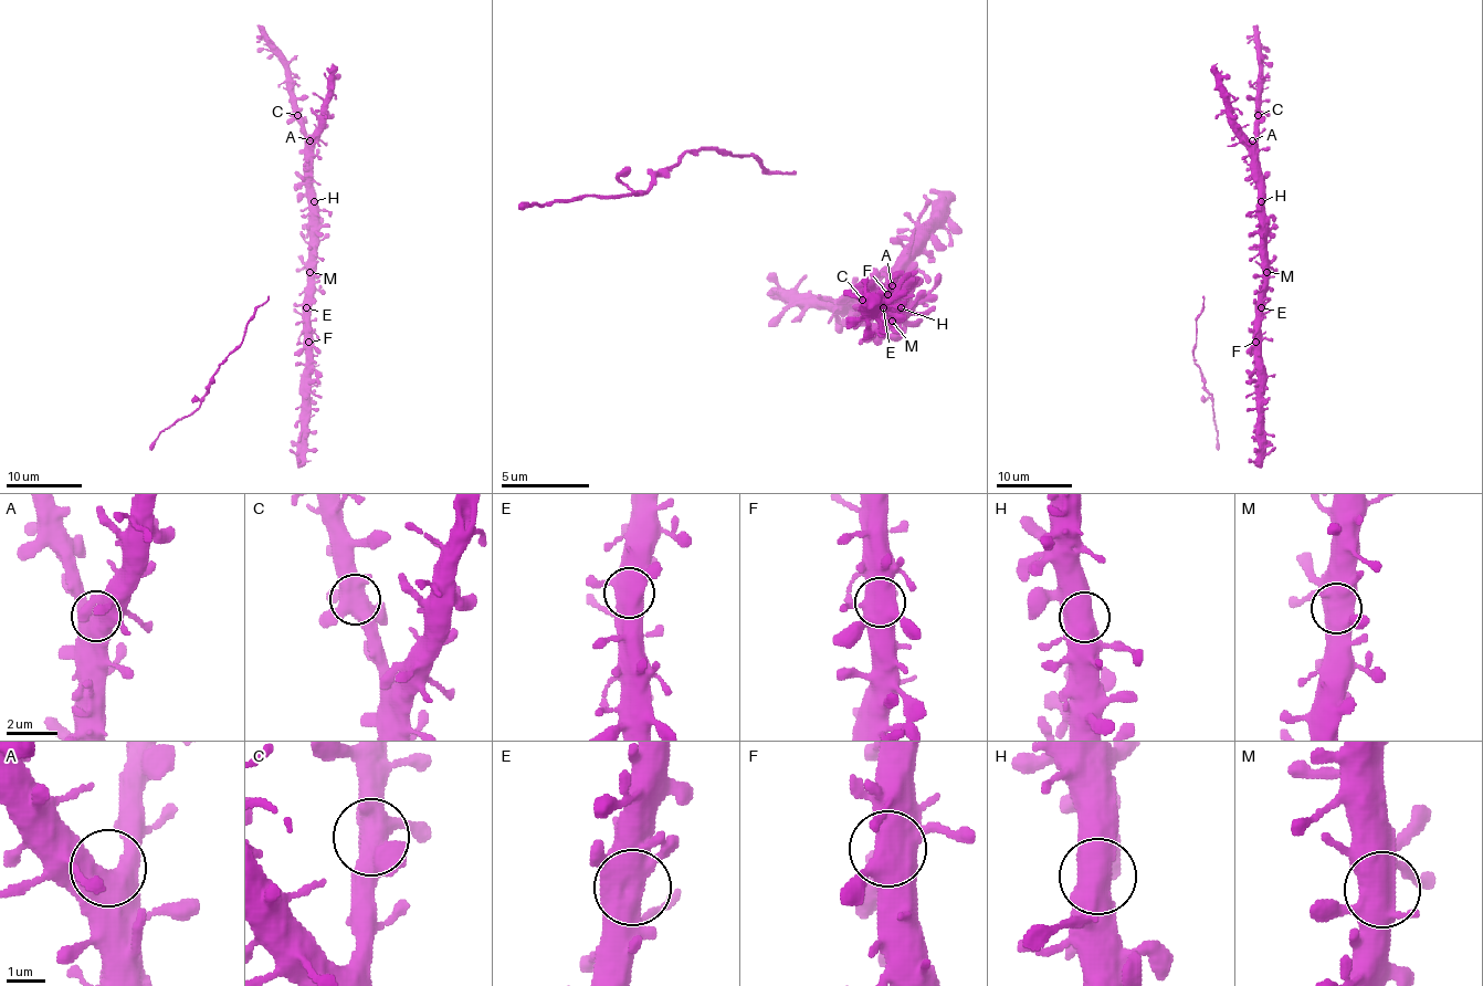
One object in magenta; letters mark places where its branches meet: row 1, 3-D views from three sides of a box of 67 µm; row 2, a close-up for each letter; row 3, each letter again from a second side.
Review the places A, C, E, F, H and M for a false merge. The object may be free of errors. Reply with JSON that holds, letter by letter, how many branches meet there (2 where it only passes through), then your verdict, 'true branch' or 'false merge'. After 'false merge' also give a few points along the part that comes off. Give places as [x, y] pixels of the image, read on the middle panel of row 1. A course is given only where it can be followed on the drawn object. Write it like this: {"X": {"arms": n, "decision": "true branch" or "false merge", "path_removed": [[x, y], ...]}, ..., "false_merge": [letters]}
{"A": {"arms": 3, "decision": "true branch"}, "C": {"arms": 5, "decision": "true branch"}, "E": {"arms": 5, "decision": "true branch"}, "F": {"arms": 5, "decision": "true branch"}, "H": {"arms": 2, "decision": "true branch"}, "M": {"arms": 5, "decision": "true branch"}, "false_merge": []}

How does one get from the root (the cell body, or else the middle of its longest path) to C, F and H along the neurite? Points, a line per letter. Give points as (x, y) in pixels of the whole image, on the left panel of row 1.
C: (306, 302), (309, 285), (309, 193), (306, 130), (296, 116)
F: (306, 302), (308, 342)
H: (306, 302), (309, 285), (309, 206), (314, 201)

